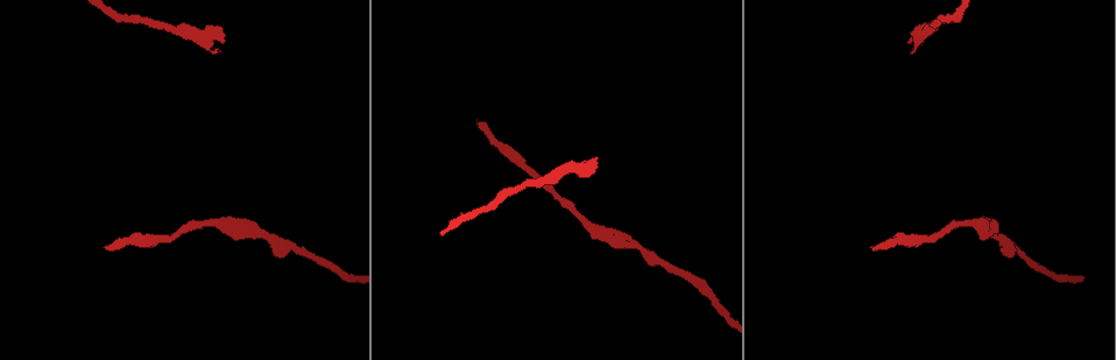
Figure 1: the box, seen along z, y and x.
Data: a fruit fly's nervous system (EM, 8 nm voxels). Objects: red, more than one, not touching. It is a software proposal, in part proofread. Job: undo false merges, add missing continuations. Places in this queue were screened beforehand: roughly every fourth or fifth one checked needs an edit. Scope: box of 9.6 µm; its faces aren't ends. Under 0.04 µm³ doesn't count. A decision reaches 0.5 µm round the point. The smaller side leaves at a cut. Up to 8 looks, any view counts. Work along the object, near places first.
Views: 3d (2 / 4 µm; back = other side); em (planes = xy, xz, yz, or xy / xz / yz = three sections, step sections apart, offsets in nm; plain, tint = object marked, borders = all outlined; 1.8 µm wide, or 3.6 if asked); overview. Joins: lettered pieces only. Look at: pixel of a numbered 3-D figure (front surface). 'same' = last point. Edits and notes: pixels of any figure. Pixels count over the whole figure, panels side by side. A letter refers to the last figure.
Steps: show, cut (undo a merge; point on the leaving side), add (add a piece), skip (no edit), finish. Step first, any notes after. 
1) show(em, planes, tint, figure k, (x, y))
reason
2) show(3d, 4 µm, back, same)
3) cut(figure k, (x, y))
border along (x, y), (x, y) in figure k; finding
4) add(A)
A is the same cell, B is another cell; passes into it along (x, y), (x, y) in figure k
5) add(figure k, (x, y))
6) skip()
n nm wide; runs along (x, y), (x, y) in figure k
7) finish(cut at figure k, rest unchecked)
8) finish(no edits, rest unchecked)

show(3d, 4 µm, back, figure 1, (481, 125))

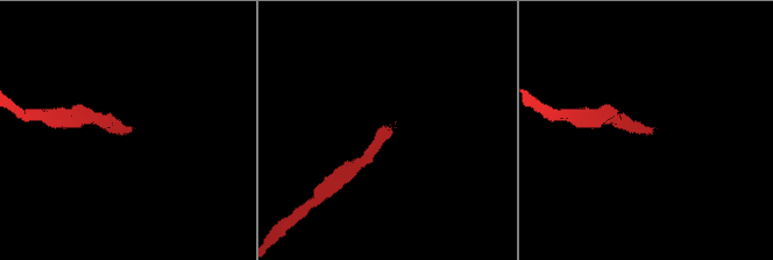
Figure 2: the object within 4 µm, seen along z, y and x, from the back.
show(em, 3.6 µm, planes, tint, figure 2, (651, 129))
need the tissue

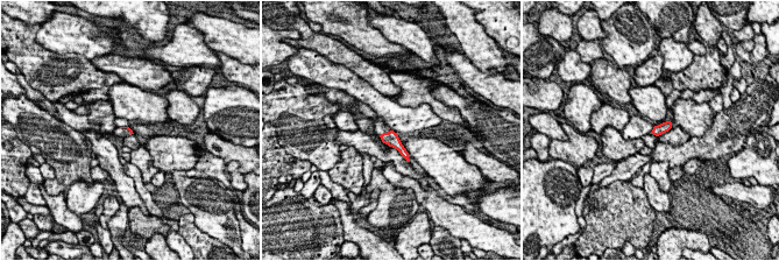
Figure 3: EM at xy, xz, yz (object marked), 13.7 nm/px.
show(em, 3.6 µm, planes, borders, same)

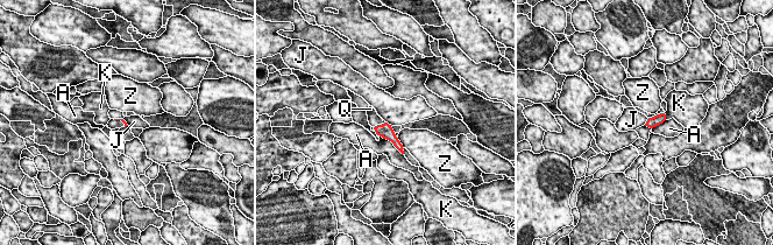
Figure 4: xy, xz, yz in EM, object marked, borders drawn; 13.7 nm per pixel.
add(Q)
Q is the same cell, A, J, K and Z are other cells; the cell continues

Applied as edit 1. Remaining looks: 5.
show(overview)
redraw

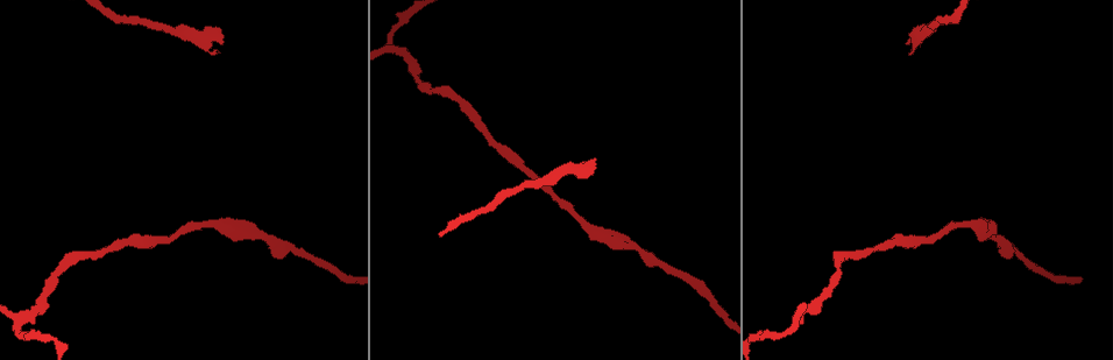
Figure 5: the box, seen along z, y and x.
show(em, 3.6 µm, yz, step 16, tint, figure 5, (1005, 246))
arms part here

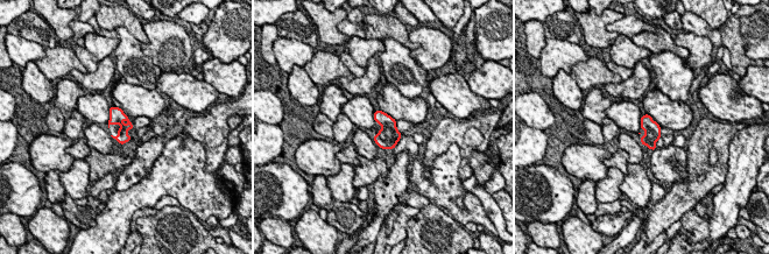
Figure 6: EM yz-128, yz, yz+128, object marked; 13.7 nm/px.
show(em, 3.6 µm, planes, borders, same)
cut it another way

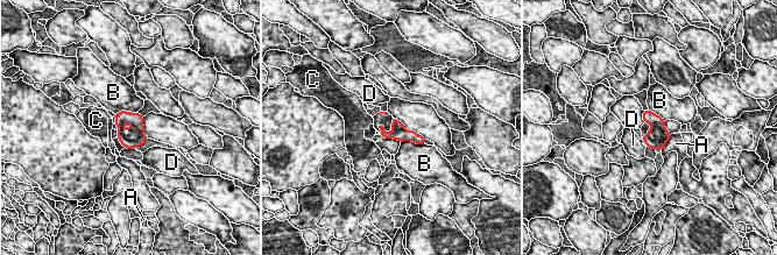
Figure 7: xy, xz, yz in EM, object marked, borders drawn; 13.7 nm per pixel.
skip()
A, B, C and D are other cells; border along (401, 141), (424, 144) in figure 7; all the same cell

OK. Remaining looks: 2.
show(3d, 2 µm, figure 5, (595, 157))
an open end

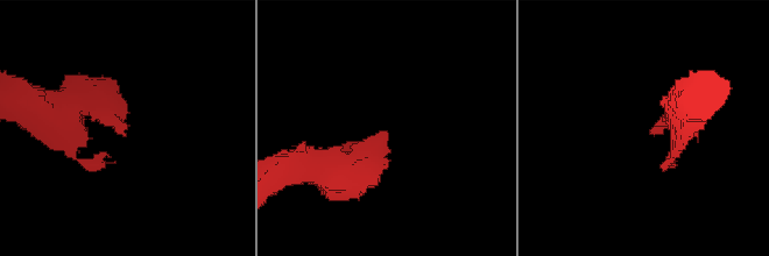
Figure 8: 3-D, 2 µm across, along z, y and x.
show(em, planes, borders, figure 8, (121, 131))
need the tissue

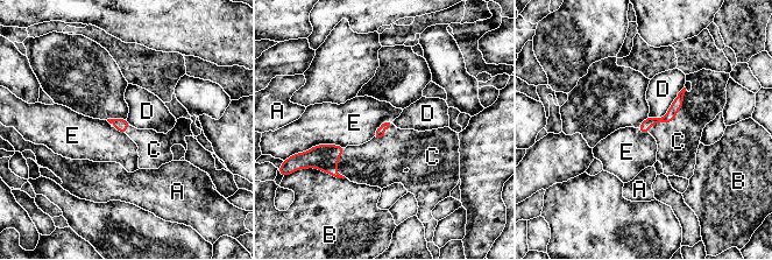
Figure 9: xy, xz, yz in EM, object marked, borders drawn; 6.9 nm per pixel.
add(C)
C is the same cell, A, B, D and E are other cells; passes into it along (675, 106), (673, 119), (678, 141) in figure 9; the cell continues

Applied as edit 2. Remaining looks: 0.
finish(add at figure 4, add at figure 9, rest unchecked)

